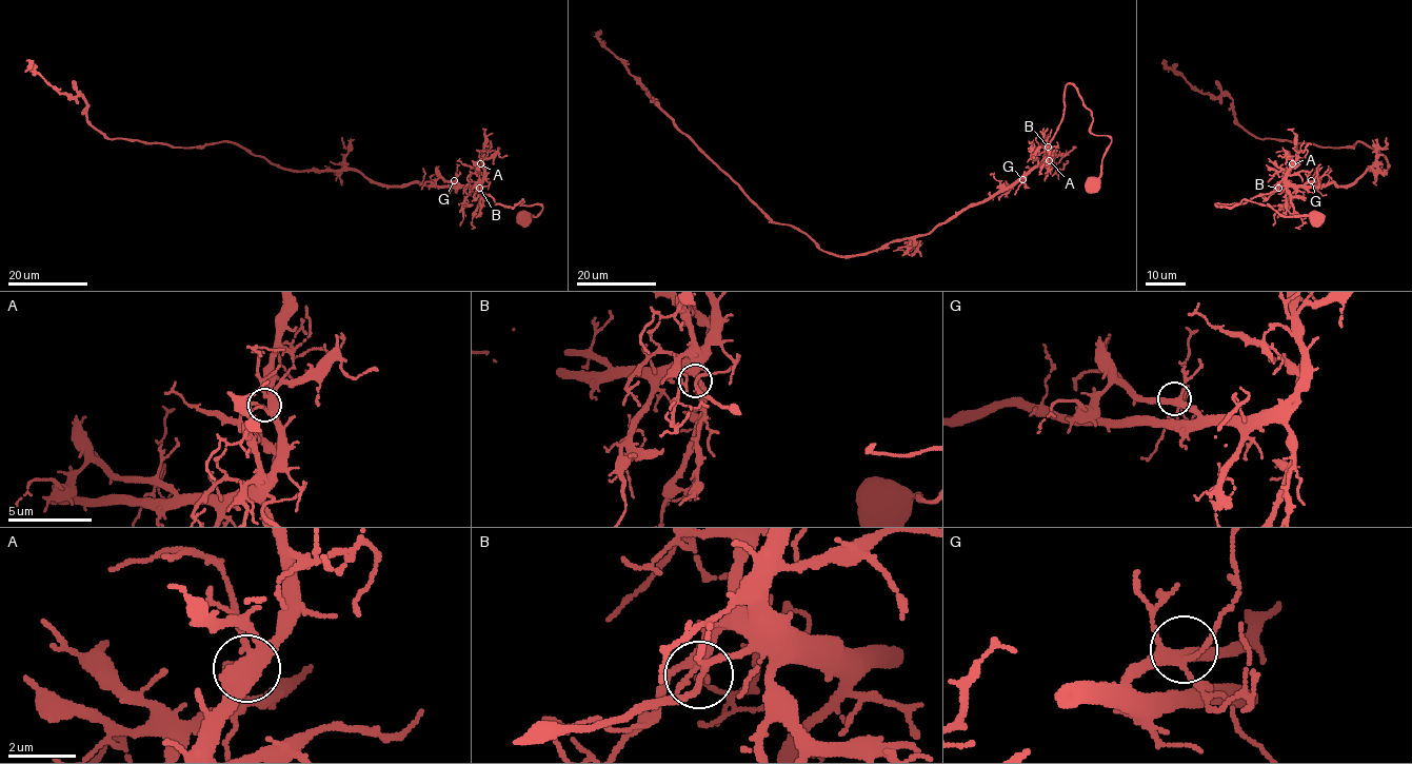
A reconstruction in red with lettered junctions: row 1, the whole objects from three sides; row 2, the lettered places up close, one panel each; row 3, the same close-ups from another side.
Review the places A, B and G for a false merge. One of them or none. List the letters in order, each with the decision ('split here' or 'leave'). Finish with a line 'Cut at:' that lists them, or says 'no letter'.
A: leave
B: leave
G: leave
Cut at: no letter

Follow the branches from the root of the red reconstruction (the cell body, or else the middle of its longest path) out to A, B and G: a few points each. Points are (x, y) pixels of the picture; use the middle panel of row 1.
A: (1093, 184), (1111, 139), (1090, 131), (1091, 112), (1071, 83), (1065, 87), (1064, 114), (1049, 144), (1049, 160)
B: (1093, 184), (1111, 139), (1090, 131), (1091, 112), (1071, 83), (1065, 87), (1064, 114), (1048, 147)
G: (1093, 184), (1111, 139), (1090, 131), (1091, 112), (1071, 83), (1065, 87), (1064, 114), (1051, 151), (1022, 179)

